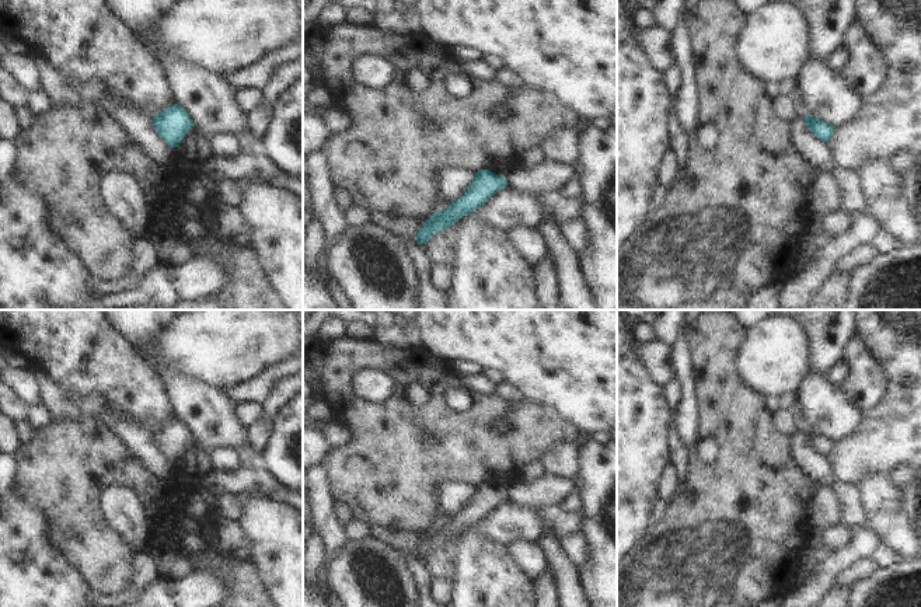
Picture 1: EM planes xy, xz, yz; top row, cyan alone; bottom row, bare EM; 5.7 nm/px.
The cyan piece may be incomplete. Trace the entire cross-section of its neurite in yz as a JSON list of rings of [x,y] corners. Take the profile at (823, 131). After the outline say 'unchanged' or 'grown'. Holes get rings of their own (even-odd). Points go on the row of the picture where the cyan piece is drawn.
[[[810,115],[805,116],[805,125],[807,126],[807,129],[820,140],[828,143],[828,140],[831,139],[833,130],[835,126],[816,119]]]; unchanged

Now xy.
[[[174,104],[154,115],[153,125],[168,146],[178,147],[188,130],[192,129],[193,122],[181,105]]]; unchanged

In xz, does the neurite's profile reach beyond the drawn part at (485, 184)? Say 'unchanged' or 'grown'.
unchanged

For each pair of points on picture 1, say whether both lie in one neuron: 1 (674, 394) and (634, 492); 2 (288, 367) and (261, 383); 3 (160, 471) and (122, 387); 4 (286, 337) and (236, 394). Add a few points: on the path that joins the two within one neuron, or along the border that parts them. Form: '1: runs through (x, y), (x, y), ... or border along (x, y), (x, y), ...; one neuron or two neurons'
1: border along (663, 387), (665, 397), (672, 405); two neurons
2: runs through (281, 369), (268, 377); one neuron
3: border along (107, 410), (135, 418), (153, 429); two neurons
4: border along (279, 360), (223, 389); two neurons

